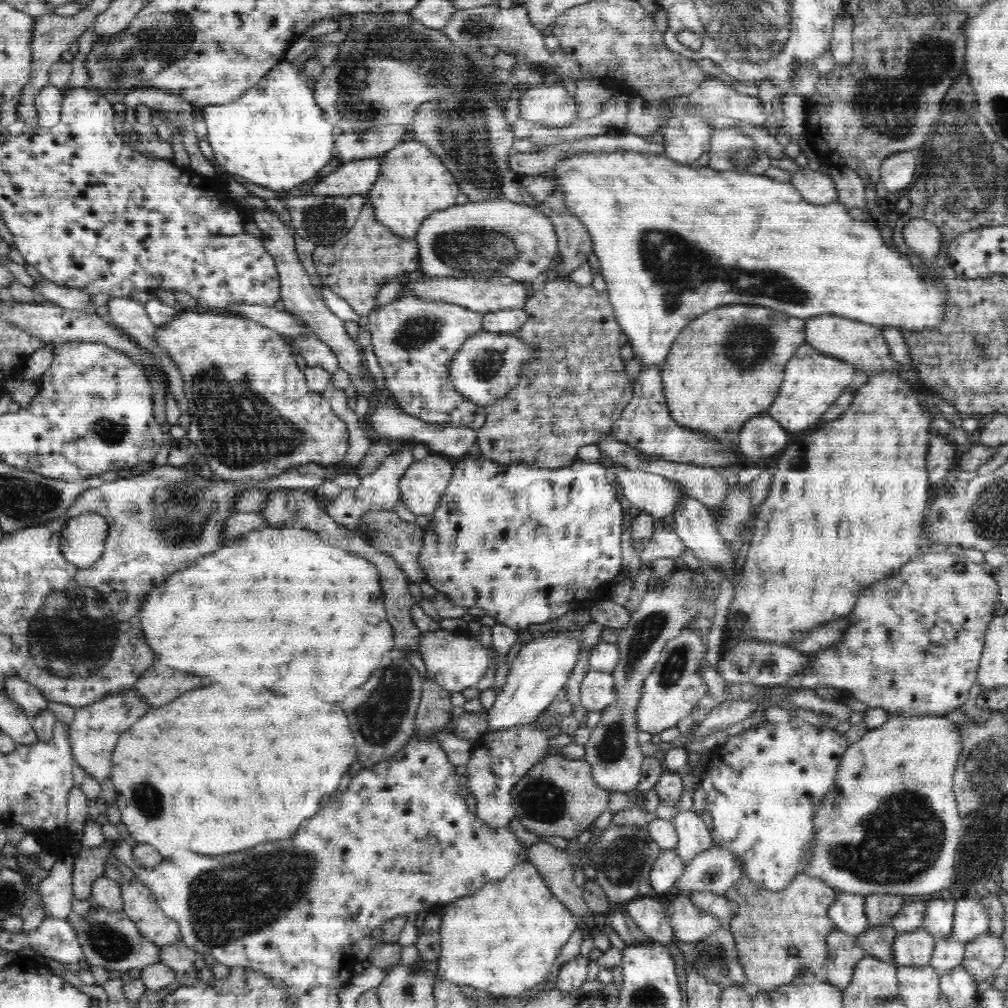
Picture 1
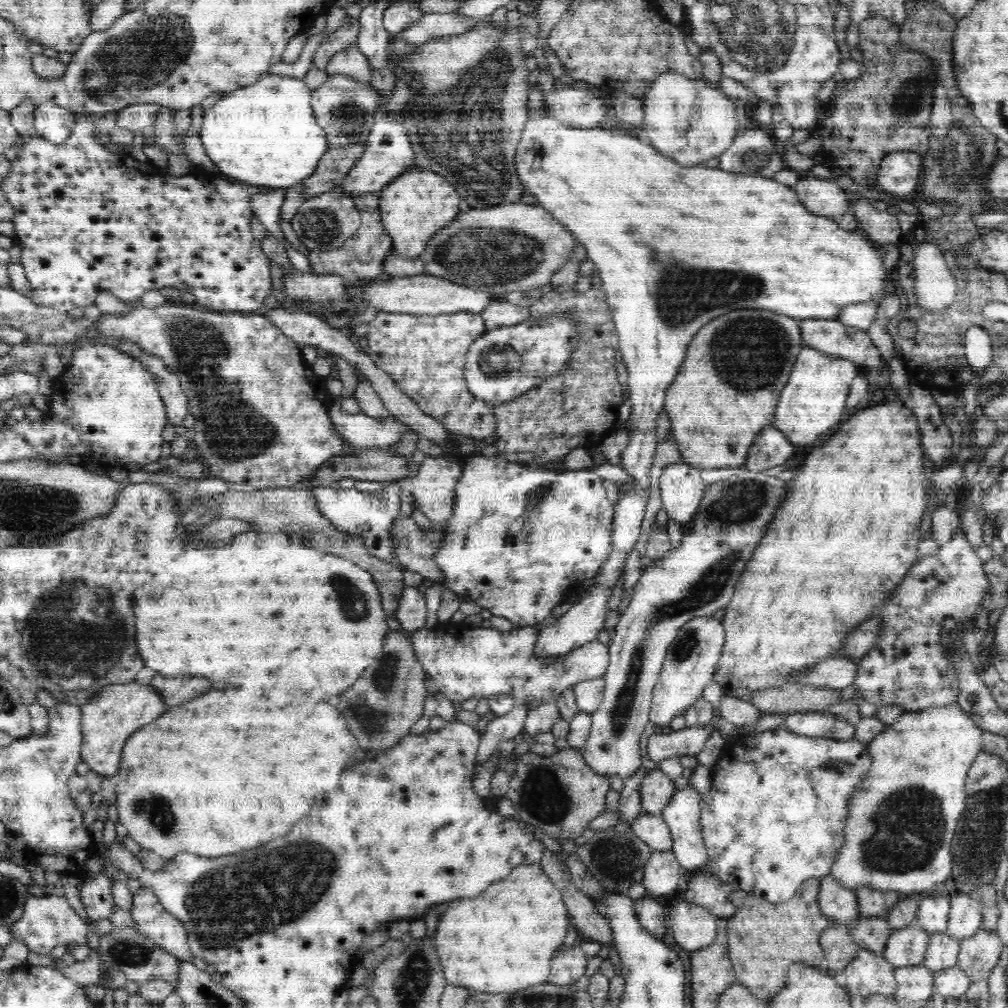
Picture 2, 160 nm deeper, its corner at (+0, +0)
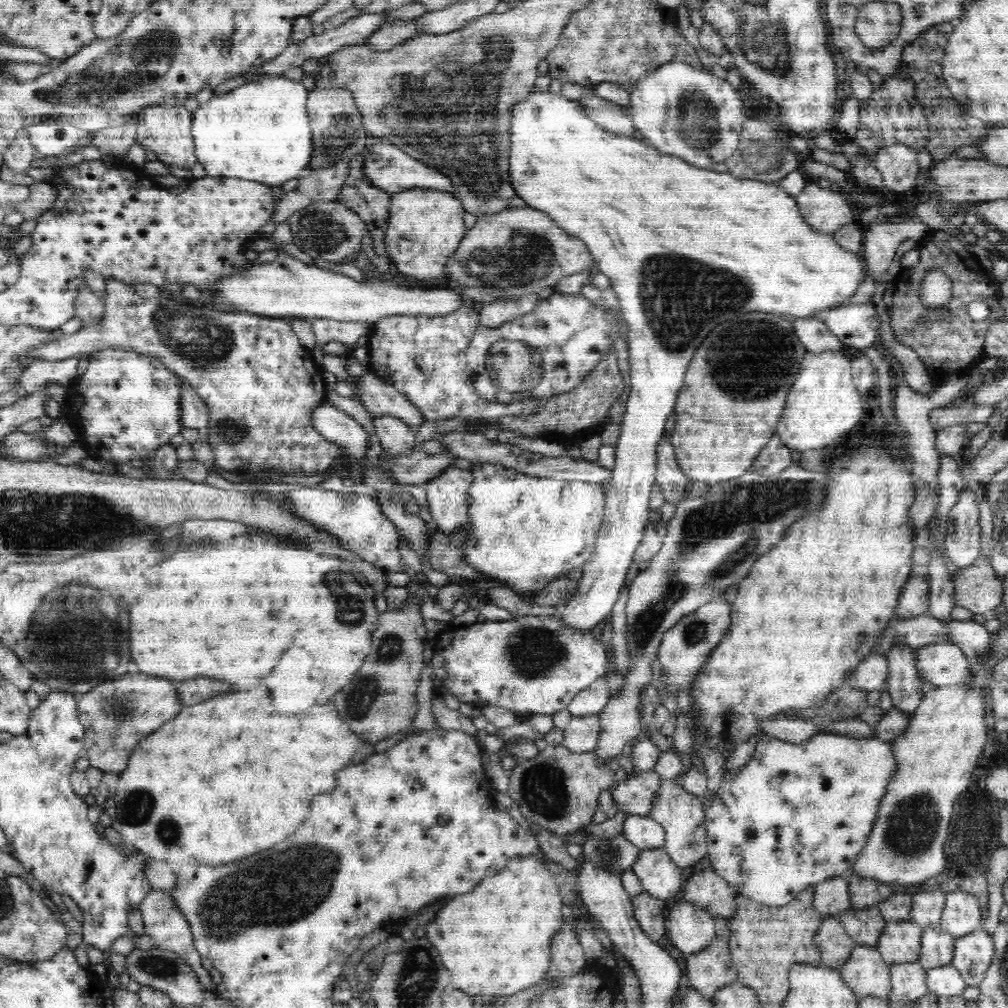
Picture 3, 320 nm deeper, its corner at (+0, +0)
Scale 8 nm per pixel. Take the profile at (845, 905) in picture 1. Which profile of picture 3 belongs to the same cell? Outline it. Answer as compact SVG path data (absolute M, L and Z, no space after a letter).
M836 876L812 887L814 908L824 917L852 909L846 876Z

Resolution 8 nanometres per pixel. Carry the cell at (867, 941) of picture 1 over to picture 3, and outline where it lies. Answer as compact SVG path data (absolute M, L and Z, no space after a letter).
M877 906L862 910L852 908L837 917L843 922L846 933L858 945L870 947L877 946L878 939L884 933L884 927L887 923Z

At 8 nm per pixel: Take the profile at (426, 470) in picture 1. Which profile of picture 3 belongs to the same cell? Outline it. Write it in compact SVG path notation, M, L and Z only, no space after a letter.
M453 466L440 477L426 483L428 508L433 525L444 533L456 533L468 524L469 489L474 477L469 470Z

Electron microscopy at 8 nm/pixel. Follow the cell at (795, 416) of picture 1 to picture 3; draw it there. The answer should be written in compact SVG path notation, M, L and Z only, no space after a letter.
M841 351L810 352L801 360L800 372L796 375L796 382L788 392L784 412L776 426L776 432L788 448L807 451L812 449L823 449L824 446L834 446L832 442L838 440L842 434L852 430L860 418L863 417L862 393L860 393L853 379L850 353Z

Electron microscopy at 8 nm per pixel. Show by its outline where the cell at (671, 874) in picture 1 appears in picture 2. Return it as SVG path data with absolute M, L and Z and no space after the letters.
M653 851L644 867L643 884L647 895L667 895L676 890L685 868L671 851Z

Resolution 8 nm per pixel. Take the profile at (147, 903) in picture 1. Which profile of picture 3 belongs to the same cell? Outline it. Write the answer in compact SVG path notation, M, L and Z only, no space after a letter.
M153 888L146 894L146 898L140 902L139 910L142 913L145 934L152 938L157 947L178 954L198 976L200 985L206 987L208 991L219 988L216 984L212 983L209 971L202 967L202 956L196 951L190 925L184 914L178 909L178 905L174 903L172 895Z

